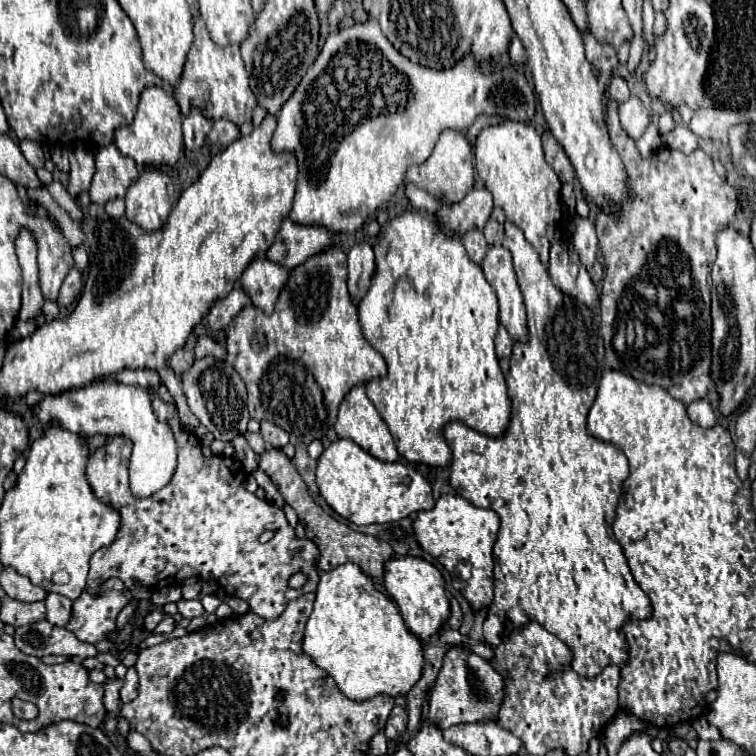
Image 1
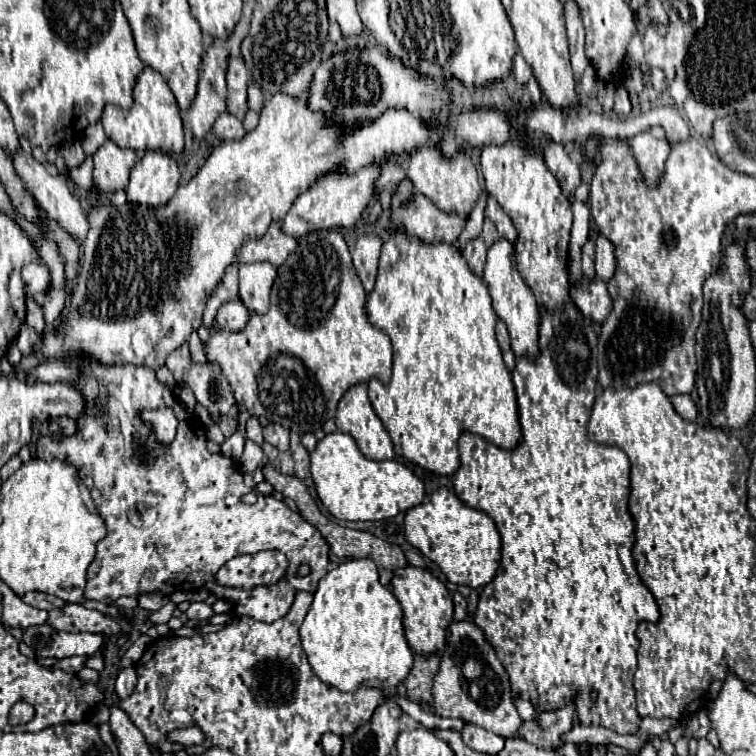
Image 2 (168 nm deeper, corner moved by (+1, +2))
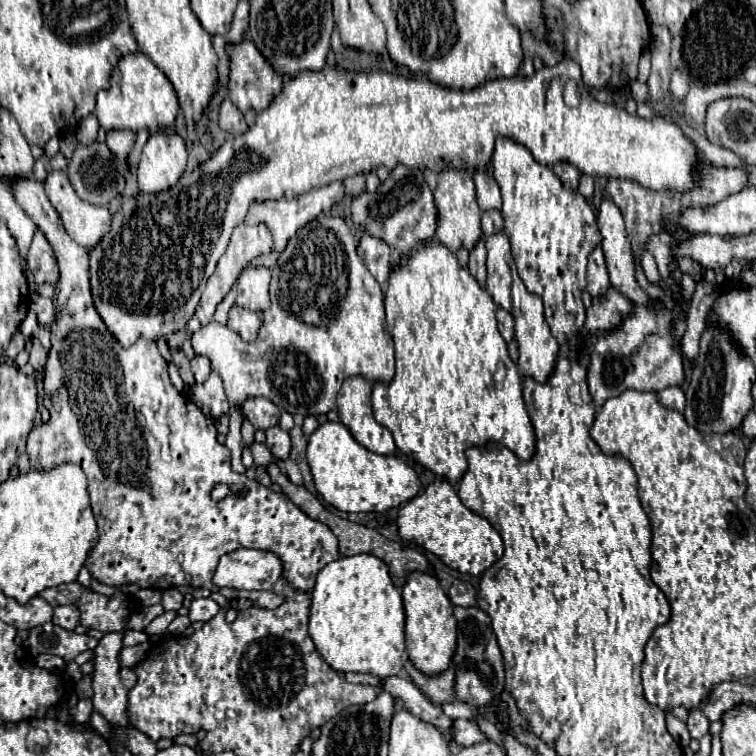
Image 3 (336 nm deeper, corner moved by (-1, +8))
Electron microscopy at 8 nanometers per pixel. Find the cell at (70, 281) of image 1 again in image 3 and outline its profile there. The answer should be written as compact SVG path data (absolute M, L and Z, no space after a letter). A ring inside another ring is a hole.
M34 297L30 301L30 311L36 313L38 325L42 327L50 327L54 323L54 303L50 297Z

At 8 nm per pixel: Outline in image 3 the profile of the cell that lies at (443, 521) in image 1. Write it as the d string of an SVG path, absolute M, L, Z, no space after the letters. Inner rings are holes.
M437 480L436 483L428 485L424 493L416 495L400 507L398 535L408 543L416 543L426 551L434 553L448 567L470 575L484 573L504 551L500 533L484 517L466 509L457 490L447 480Z

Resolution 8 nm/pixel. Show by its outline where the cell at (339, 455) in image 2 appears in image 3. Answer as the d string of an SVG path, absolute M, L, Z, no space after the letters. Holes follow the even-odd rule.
M338 421L322 423L308 439L306 459L316 491L338 511L386 511L412 499L420 491L418 475L394 455L378 455L356 443L352 433Z

